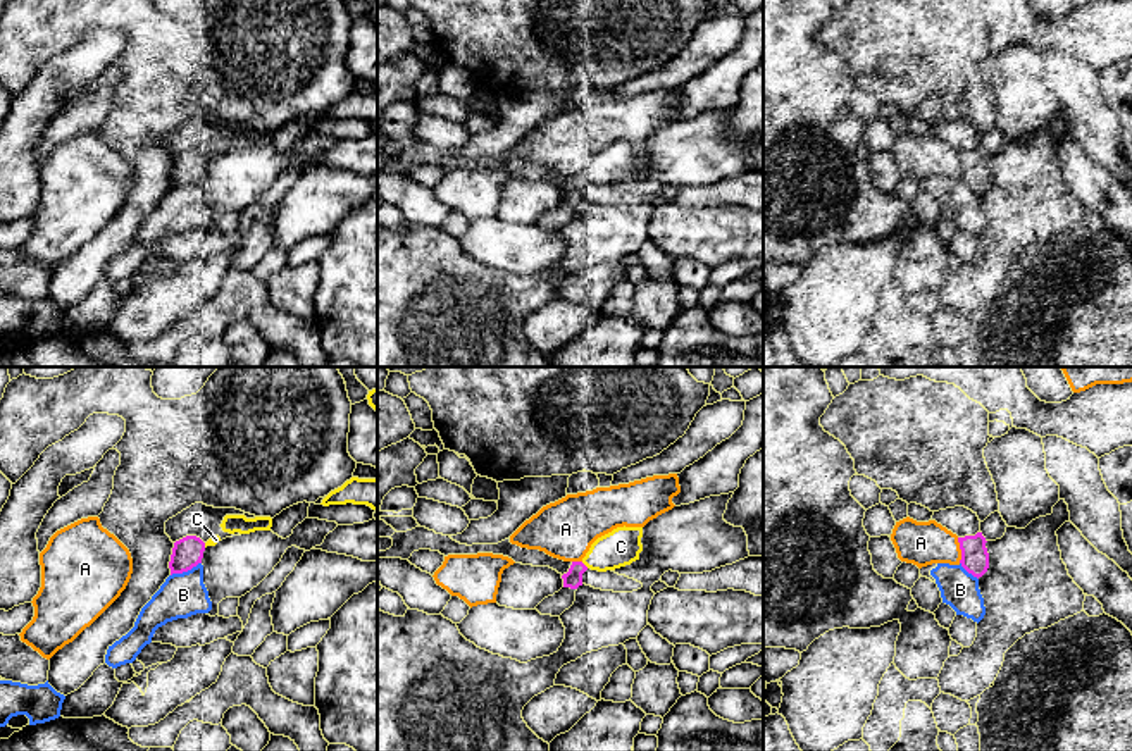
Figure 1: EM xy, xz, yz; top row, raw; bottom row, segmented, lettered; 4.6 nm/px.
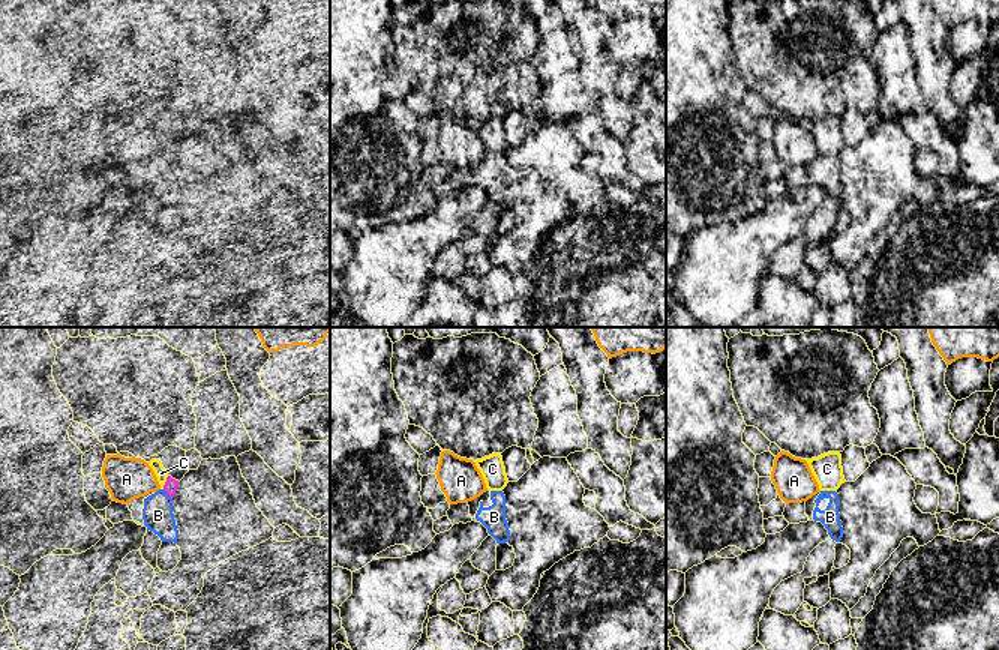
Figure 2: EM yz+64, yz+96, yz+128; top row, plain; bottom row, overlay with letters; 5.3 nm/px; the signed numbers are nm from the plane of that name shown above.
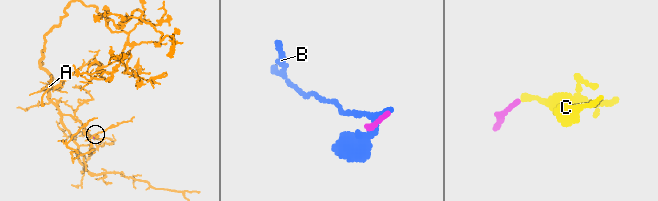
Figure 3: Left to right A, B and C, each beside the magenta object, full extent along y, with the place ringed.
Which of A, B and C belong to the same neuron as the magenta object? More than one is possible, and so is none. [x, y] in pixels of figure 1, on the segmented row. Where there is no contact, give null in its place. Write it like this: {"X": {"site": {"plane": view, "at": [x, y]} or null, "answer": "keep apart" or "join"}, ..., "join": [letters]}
{"A": {"site": {"plane": "yz", "at": [960, 548]}, "answer": "keep apart"}, "B": {"site": {"plane": "xy", "at": [185, 571]}, "answer": "keep apart"}, "C": {"site": {"plane": "xz", "at": [583, 564]}, "answer": "join"}, "join": ["C"]}

